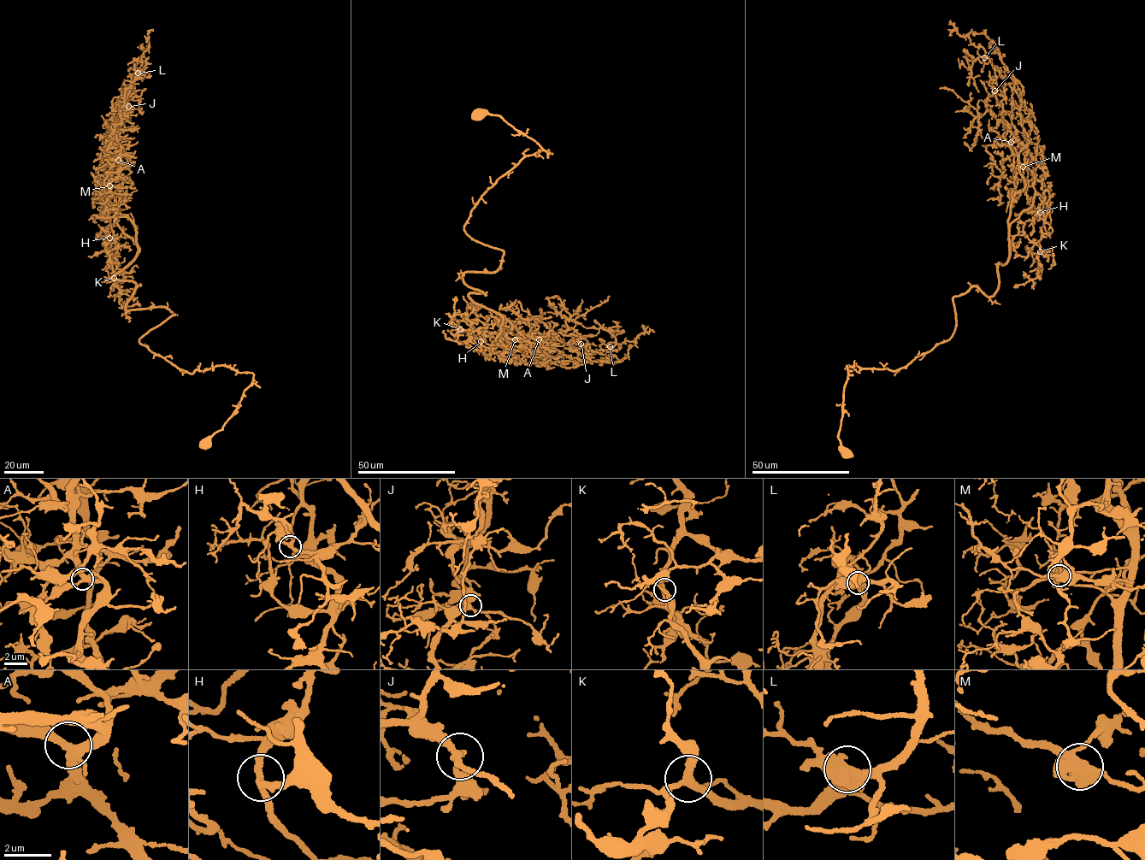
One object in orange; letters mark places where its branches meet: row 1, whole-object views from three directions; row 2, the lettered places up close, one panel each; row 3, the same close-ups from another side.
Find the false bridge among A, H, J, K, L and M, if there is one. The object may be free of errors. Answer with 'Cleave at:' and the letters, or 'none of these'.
Cleave at: none of these

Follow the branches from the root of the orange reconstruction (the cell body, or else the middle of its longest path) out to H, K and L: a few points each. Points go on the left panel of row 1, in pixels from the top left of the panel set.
H: (204, 444), (253, 374), (142, 345), (175, 315), (126, 310), (139, 248), (109, 238)
K: (204, 444), (253, 374), (140, 344), (175, 315), (126, 309), (115, 219), (114, 278)
L: (204, 444), (253, 374), (154, 354), (175, 315), (113, 278), (138, 73)

